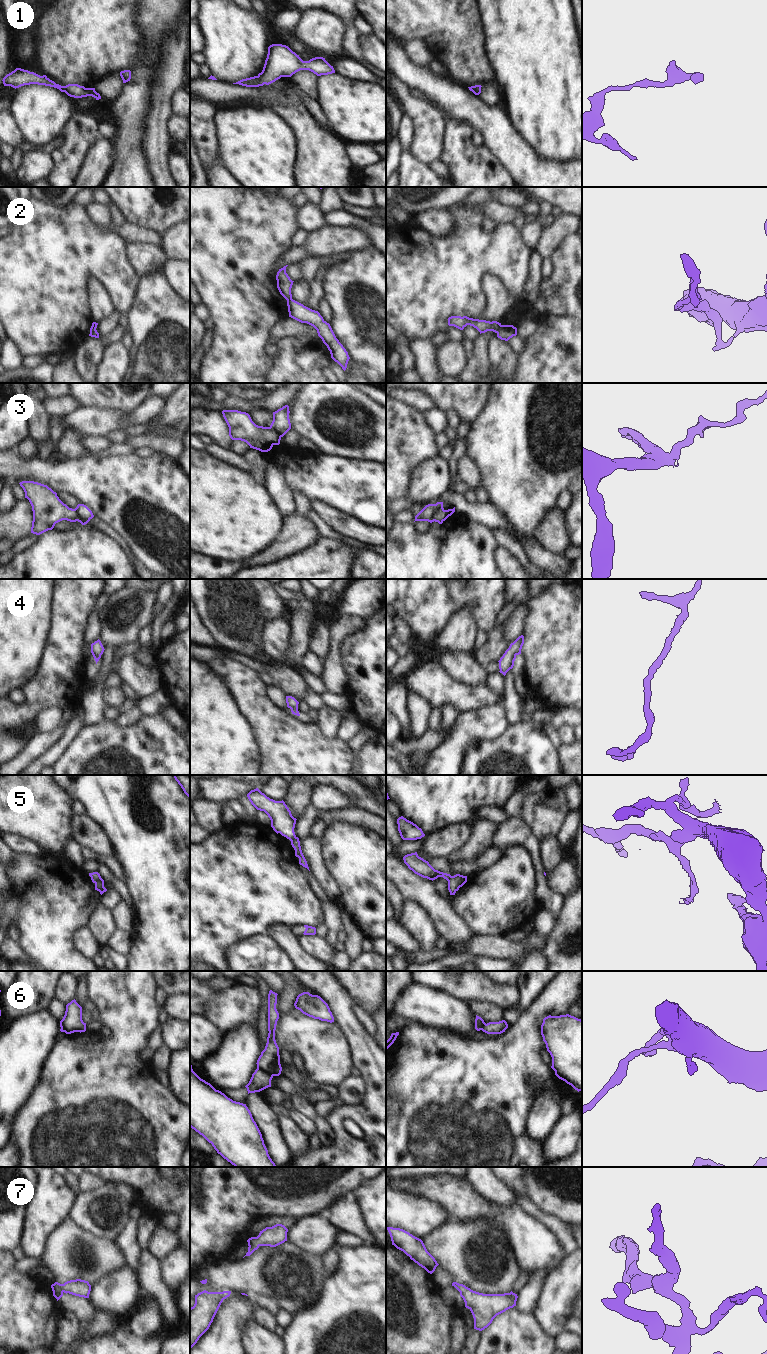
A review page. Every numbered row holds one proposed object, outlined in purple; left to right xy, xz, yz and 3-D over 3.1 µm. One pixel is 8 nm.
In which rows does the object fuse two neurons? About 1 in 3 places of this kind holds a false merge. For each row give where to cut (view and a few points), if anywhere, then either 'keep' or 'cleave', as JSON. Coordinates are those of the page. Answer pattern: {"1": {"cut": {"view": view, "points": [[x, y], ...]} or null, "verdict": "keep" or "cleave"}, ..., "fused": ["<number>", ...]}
{"1": {"cut": null, "verdict": "keep"}, "2": {"cut": {"view": "yz", "points": [[502, 325], [496, 332]]}, "verdict": "cleave"}, "3": {"cut": {"view": "yz", "points": [[443, 509], [434, 516], [433, 520]]}, "verdict": "cleave"}, "4": {"cut": null, "verdict": "keep"}, "5": {"cut": {"view": "xy", "points": [[100, 877], [94, 882]]}, "verdict": "cleave"}, "6": {"cut": {"view": "xz", "points": [[257, 1067], [272, 1076]]}, "verdict": "cleave"}, "7": {"cut": null, "verdict": "keep"}, "fused": ["2", "3", "5", "6"]}

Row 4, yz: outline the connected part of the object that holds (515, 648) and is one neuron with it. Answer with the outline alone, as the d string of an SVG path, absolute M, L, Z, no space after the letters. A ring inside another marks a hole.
M519 636L513 643L510 644L509 648L505 651L503 656L500 658L499 669L500 673L504 676L506 673L513 668L516 656L521 654L521 649L524 644L524 636Z

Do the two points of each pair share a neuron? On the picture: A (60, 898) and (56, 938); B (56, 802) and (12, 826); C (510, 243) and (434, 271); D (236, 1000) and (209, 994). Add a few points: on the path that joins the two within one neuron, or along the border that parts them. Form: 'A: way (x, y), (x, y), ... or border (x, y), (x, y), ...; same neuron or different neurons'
A: way (56, 908), (56, 928); same neuron
B: way (45, 808), (36, 816), (23, 816); same neuron
C: way (491, 253), (468, 253), (453, 266); same neuron
D: border (223, 990), (207, 1005), (206, 1012), (203, 1015); different neurons

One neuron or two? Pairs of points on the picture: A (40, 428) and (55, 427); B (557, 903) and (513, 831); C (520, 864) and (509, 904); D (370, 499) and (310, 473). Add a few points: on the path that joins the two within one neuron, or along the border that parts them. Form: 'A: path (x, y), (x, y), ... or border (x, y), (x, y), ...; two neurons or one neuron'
A: border (49, 418), (49, 436), (51, 439); two neurons
B: path (541, 885), (540, 869), (535, 852), (531, 847); one neuron
C: path (516, 874), (516, 886), (509, 894); one neuron
D: path (355, 487), (325, 477); one neuron

